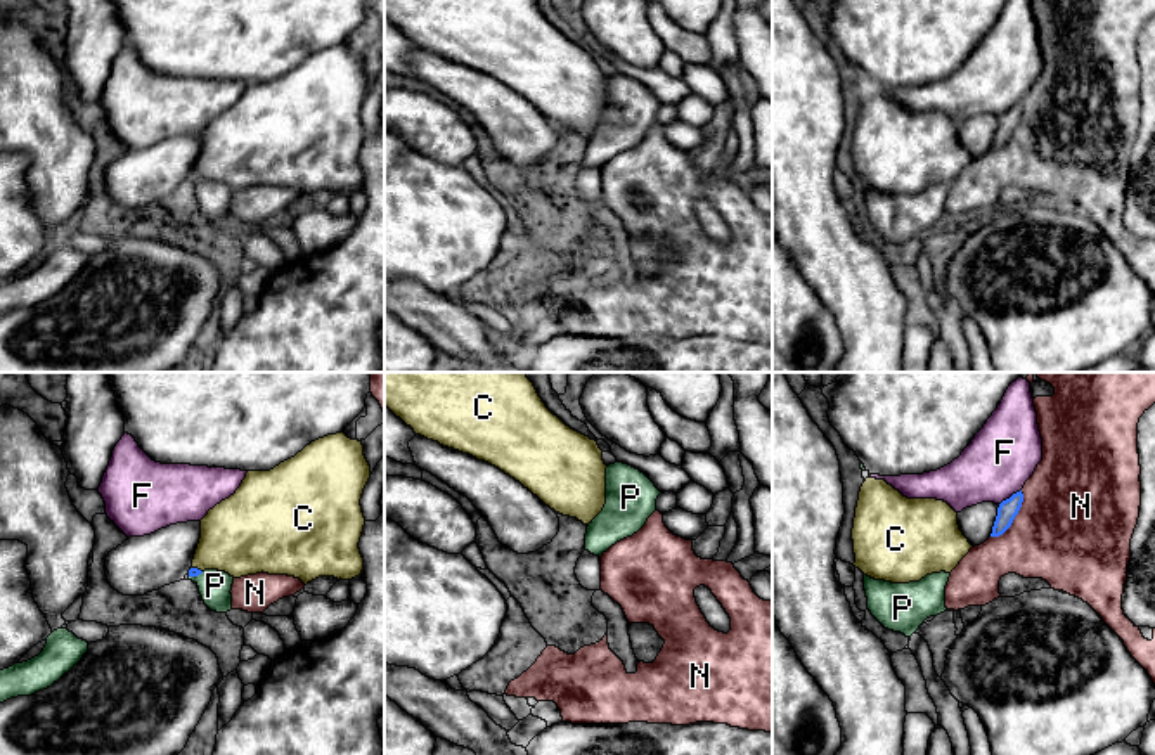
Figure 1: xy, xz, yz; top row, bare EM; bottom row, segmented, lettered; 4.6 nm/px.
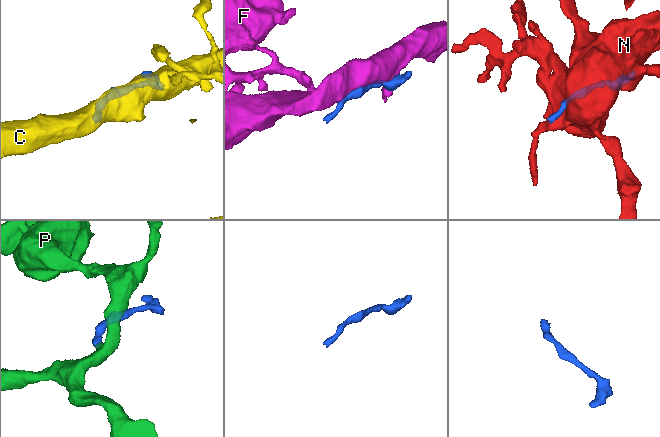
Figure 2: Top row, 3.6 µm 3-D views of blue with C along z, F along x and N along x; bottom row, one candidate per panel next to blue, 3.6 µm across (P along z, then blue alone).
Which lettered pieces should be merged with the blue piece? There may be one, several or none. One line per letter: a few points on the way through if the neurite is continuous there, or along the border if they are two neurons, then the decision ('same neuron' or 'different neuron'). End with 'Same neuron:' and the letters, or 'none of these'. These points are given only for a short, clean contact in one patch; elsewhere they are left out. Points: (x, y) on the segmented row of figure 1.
C: different neuron
F: different neuron
N: different neuron
P: border along xy (203, 572), (189, 577); different neuron
Same neuron: none of these

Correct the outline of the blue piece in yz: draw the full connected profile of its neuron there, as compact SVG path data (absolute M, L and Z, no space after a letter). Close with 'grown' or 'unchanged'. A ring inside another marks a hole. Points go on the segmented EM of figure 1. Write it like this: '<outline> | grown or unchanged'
M1022 490L1001 504L982 502L958 513L958 525L968 542L975 547L989 537L1003 535L1013 523L1023 502Z | grown

